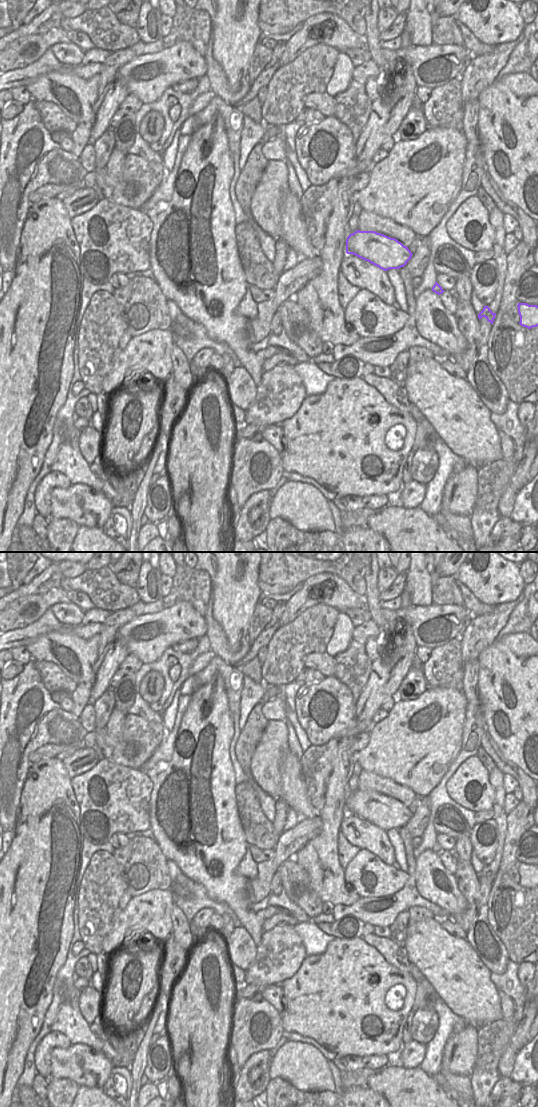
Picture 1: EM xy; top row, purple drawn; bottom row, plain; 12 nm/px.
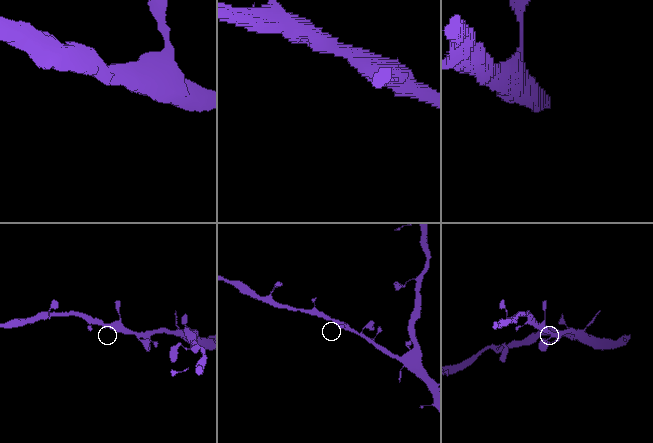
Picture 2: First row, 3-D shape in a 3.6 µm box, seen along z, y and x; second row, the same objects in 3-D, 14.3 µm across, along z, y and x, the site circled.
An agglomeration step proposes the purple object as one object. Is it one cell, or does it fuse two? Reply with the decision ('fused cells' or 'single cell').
single cell

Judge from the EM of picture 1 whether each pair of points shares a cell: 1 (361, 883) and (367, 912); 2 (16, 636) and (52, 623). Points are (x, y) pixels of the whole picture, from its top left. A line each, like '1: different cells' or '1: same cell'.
1: different cells
2: same cell

